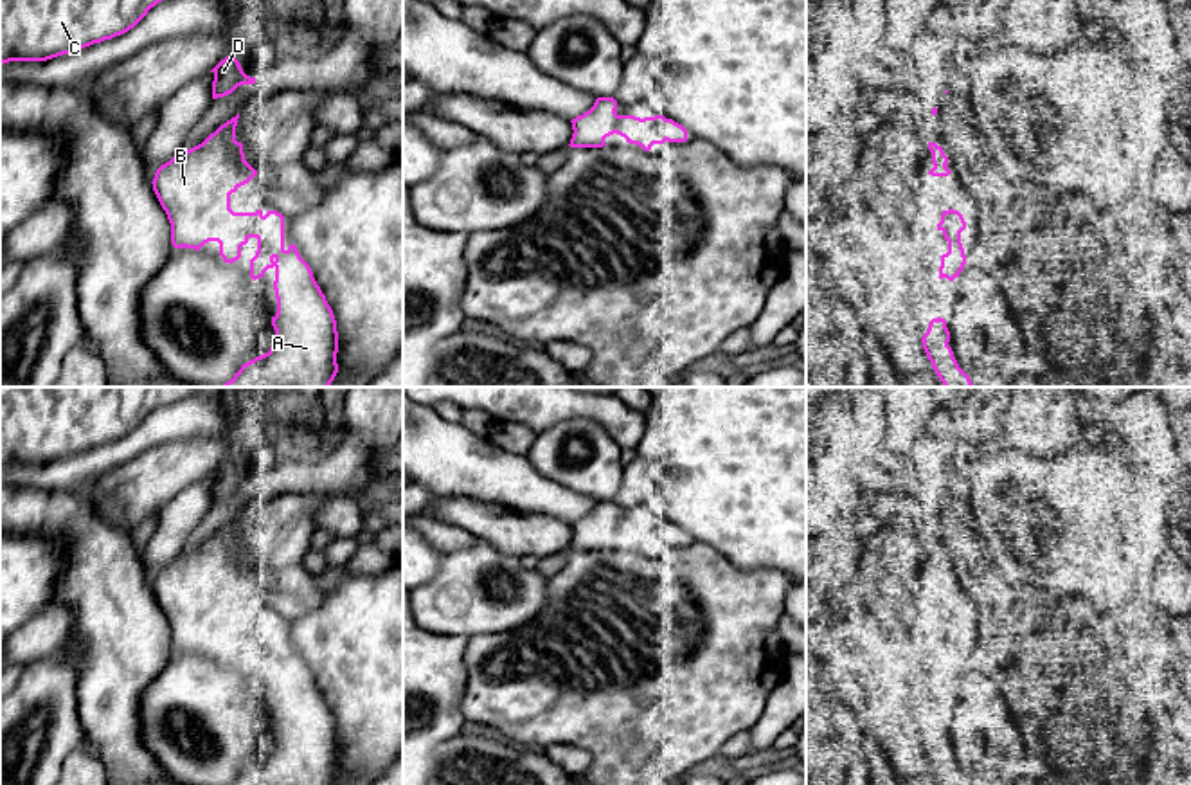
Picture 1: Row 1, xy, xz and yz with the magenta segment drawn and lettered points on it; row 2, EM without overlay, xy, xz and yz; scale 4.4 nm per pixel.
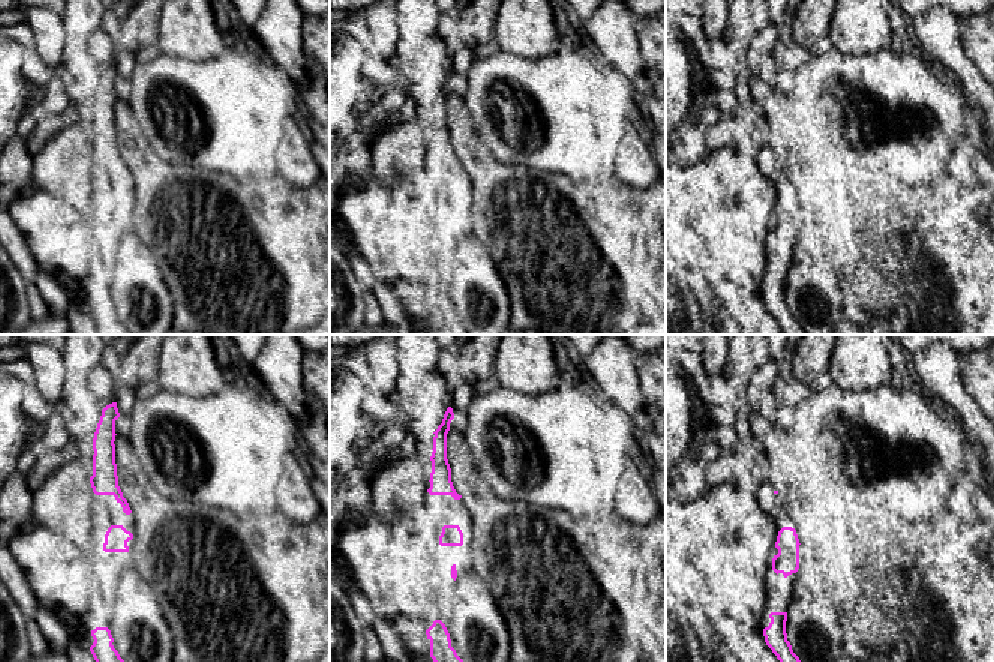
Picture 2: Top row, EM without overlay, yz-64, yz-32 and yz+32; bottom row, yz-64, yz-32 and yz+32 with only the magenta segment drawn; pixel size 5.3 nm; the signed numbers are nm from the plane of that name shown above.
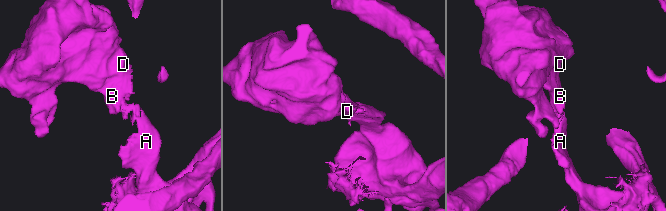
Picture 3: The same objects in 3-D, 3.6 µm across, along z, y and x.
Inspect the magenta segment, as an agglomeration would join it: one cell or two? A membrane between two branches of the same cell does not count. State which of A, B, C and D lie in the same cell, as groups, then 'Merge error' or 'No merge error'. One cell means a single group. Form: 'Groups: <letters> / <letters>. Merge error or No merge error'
Groups: A B C D. No merge error

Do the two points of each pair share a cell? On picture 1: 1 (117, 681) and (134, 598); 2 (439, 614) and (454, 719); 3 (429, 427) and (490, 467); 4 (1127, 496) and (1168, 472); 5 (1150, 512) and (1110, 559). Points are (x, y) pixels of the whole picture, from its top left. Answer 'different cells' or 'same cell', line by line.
1: same cell
2: different cells
3: same cell
4: different cells
5: same cell

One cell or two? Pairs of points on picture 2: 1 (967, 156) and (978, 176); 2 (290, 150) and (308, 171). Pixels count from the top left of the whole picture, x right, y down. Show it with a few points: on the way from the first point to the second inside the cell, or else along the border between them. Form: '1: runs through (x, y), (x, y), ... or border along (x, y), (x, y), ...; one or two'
1: runs through (970, 161), (978, 171); one
2: runs through (293, 155), (303, 167); one

